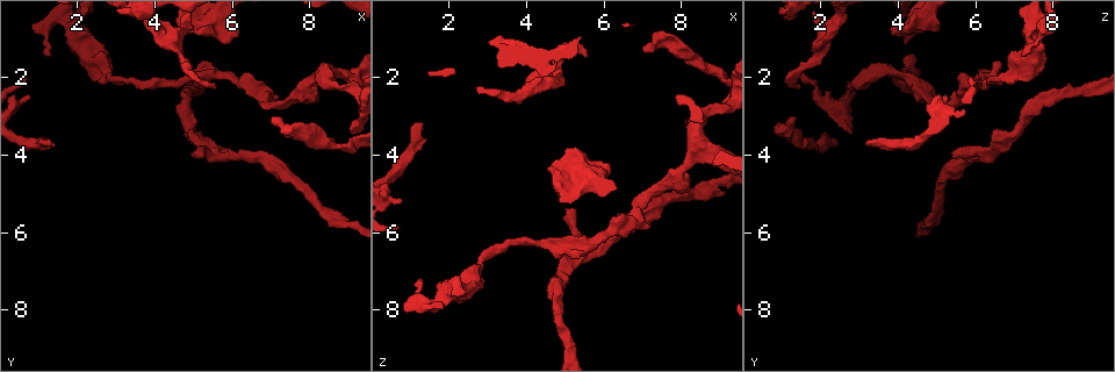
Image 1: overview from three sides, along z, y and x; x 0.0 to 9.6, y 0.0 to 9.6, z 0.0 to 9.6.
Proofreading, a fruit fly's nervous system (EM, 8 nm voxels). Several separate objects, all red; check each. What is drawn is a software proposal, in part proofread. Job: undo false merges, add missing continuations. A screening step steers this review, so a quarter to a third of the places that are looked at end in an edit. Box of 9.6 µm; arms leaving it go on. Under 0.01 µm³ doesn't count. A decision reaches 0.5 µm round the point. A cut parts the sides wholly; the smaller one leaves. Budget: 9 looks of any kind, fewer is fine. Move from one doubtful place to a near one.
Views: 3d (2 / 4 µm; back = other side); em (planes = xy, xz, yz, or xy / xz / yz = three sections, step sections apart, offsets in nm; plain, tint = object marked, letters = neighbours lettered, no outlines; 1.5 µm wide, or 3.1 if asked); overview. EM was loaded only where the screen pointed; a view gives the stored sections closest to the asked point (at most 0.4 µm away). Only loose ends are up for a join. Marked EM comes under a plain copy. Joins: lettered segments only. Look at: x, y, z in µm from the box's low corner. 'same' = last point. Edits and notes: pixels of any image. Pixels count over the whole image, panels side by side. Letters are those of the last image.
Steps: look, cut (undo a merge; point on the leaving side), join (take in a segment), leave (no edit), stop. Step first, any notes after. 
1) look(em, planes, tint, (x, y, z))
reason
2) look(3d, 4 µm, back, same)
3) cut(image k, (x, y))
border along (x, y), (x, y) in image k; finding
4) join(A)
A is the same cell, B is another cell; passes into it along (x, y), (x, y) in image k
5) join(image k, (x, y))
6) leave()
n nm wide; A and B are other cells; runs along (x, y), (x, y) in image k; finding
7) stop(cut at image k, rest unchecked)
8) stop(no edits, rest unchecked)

look(em, planes, letters, (5.75, 1.15, 4.20))
branch stops here

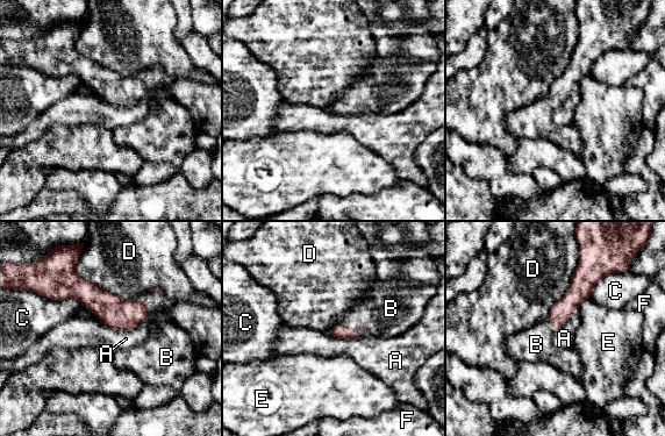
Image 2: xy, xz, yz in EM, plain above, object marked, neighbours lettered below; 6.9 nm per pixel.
join(B)
B is the same cell, A, C, D, E and F are other cells; passes into it along (340, 331), (351, 328), (383, 312) in image 2; the cell continues

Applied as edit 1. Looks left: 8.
look(overview)

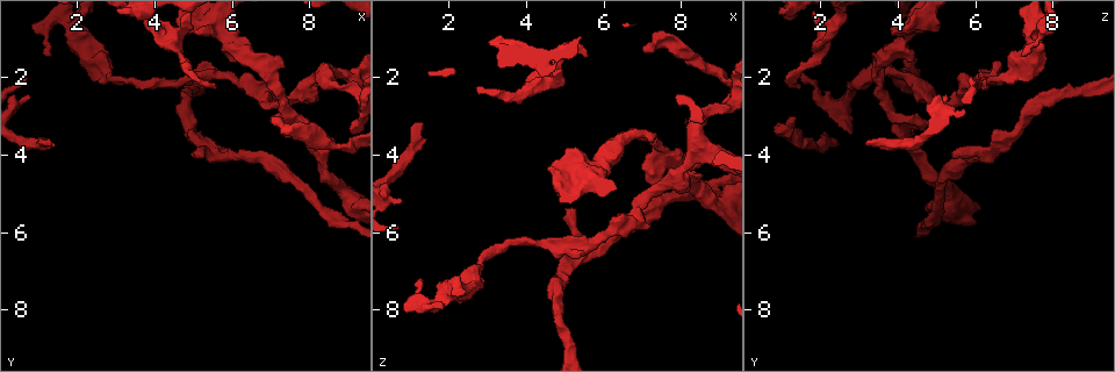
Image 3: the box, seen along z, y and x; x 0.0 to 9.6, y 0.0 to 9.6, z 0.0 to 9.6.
look(em, planes, letters, (5.50, 2.25, 1.45))
free end

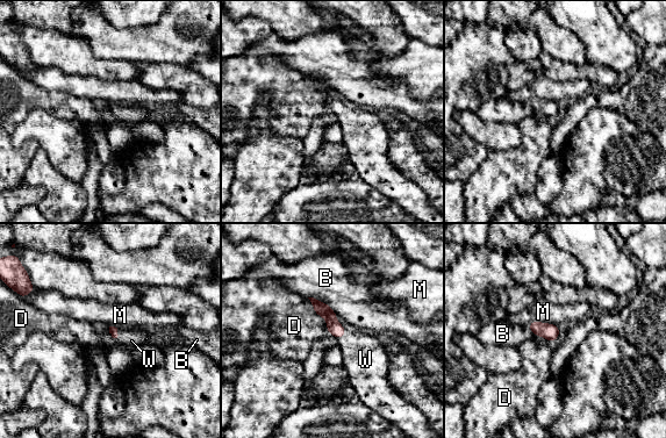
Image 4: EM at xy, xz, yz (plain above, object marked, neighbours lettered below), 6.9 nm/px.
join(W)
D touches over 280 nm; W is the same cell, B, D and M are other cells; passes into it along (113, 330), (119, 335), (130, 337) in image 4; the cell continues

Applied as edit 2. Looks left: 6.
look(overview)
redraw

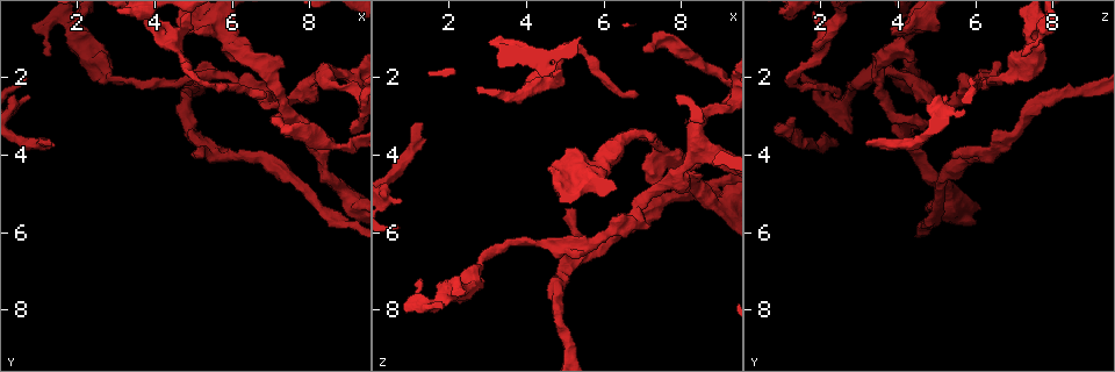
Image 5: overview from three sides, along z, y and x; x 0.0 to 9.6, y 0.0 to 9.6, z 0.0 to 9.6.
look(3d, 2 µm, (9.15, 3.40, 2.85))
an open end

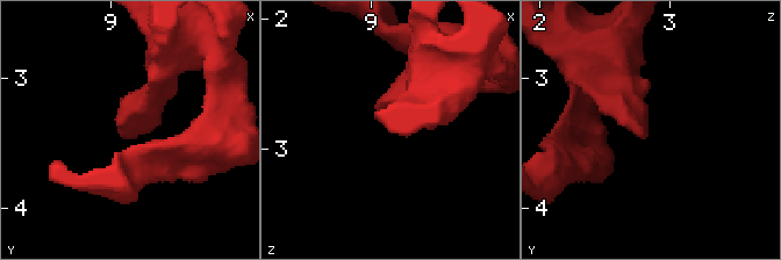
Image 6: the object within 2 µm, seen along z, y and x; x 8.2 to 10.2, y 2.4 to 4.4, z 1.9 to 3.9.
look(em, planes, letters, (9.10, 3.42, 2.80))
shape alone is not enough

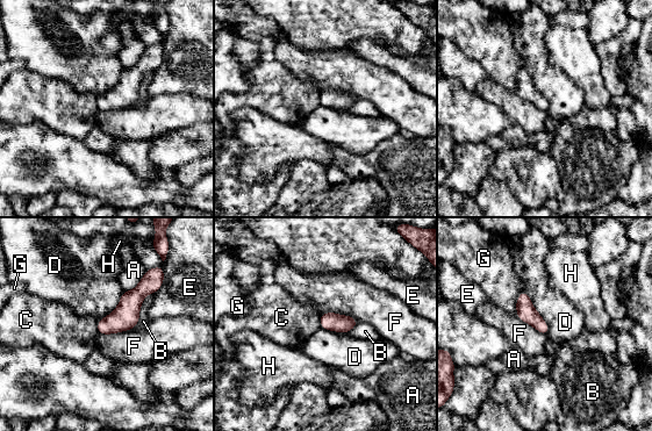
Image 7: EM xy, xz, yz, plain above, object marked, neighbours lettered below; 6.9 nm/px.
leave()
D touches over 360 nm; A, B, C, D, E, F, G and H are other cells; border along (523, 291), (547, 325), (547, 335) in image 7; none of them fits

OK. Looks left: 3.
look(3d, 4 µm, (1.95, 0.55, 7.60))
thick turns thin

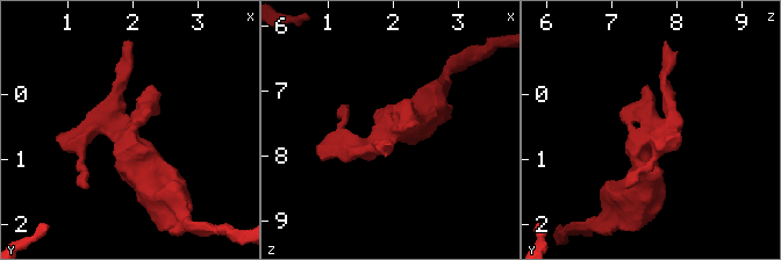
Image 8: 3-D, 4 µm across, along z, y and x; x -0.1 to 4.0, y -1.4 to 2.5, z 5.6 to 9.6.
look(em, planes, letters, (1.95, 0.65, 7.65))
need the tissue

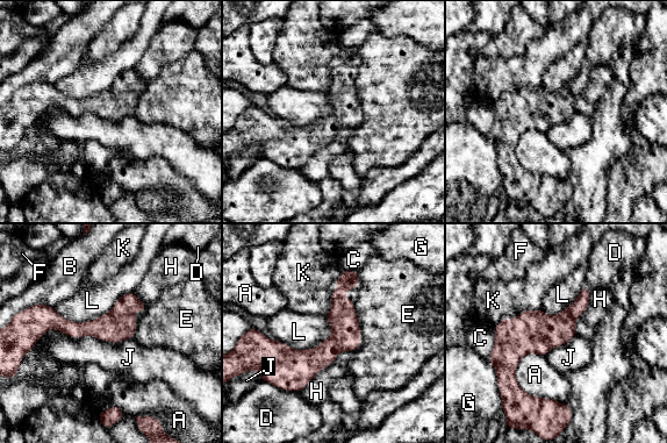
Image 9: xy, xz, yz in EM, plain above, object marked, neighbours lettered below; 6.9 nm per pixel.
leave()
A, B, C, D, E, F, G, H, J, K and L are other cells; runs along (586, 290), (509, 359), (509, 383), (549, 405) in image 9; all the same cell

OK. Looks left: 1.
stop(join at image 2, join at image 4, rest unchecked)

